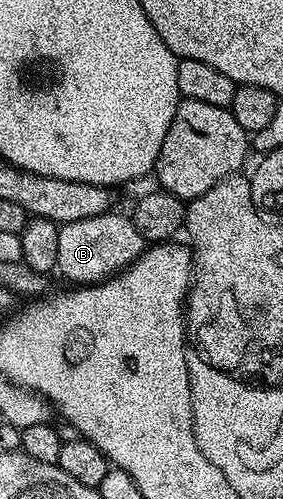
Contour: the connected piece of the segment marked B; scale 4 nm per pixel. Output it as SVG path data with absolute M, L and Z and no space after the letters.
M104 212L82 221L60 225L57 231L59 239L56 271L73 280L72 283L84 286L109 279L133 264L145 251L147 242L135 228L132 217L119 212Z

